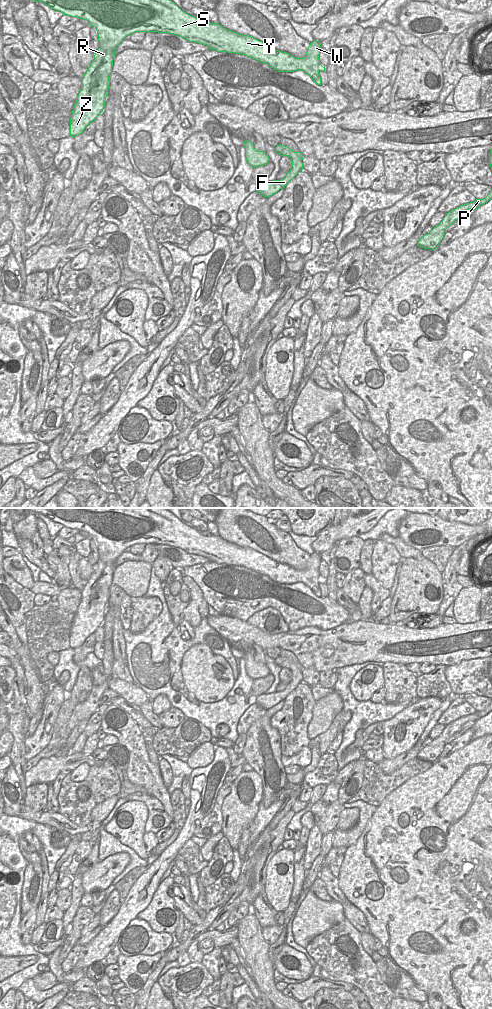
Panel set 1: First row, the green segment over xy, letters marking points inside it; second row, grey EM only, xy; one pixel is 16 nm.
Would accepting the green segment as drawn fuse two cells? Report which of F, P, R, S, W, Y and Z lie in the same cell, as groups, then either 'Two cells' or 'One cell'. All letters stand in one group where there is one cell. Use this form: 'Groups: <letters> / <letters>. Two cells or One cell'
Groups: F P R S W Y Z. One cell.

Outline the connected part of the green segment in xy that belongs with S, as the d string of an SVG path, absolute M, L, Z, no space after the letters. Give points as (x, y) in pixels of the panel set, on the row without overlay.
M30 508L35 514L43 514L50 520L64 527L87 532L98 546L99 560L93 566L94 571L81 591L81 602L74 616L70 630L70 648L83 645L85 640L100 627L105 619L109 601L109 588L112 586L116 559L128 547L136 544L169 545L180 548L189 554L206 557L210 562L242 566L259 574L268 576L280 584L298 582L308 586L314 595L321 597L320 583L325 579L320 576L321 556L314 552L310 555L306 567L296 570L289 565L278 563L266 555L248 547L241 547L221 538L219 535L201 535L196 529L182 523L165 508Z

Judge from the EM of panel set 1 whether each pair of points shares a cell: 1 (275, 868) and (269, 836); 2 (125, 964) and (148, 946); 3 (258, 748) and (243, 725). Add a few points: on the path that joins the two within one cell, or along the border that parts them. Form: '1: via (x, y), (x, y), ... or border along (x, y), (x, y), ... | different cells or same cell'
1: border along (276, 853), (267, 866), (265, 878) | different cells
2: border along (160, 952), (154, 955), (121, 954) | different cells
3: border along (264, 714), (257, 718), (245, 733) | different cells

